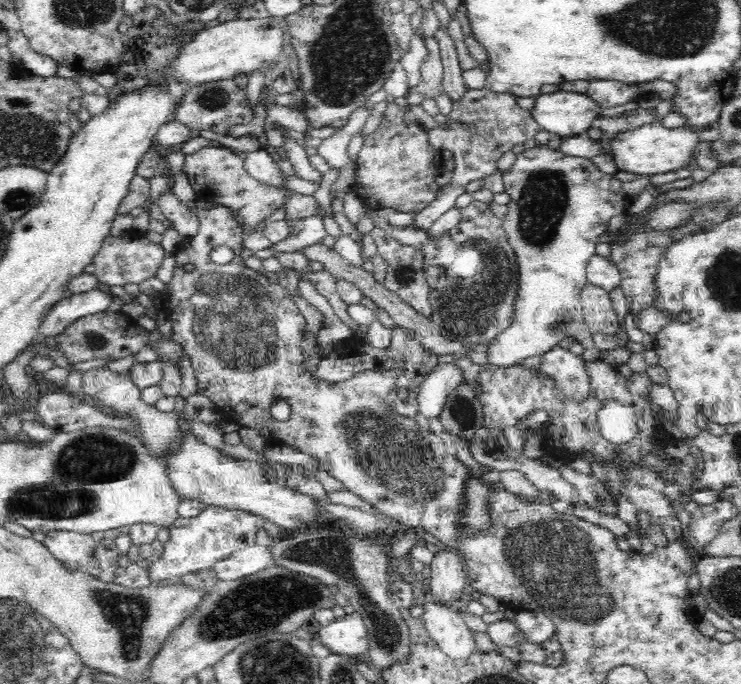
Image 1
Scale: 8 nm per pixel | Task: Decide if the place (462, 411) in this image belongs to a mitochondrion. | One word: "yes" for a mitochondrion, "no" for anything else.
yes

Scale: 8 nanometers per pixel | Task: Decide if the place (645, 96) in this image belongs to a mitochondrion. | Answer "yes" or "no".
no

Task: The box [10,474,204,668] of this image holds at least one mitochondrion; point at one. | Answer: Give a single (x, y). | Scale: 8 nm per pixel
(127, 614)

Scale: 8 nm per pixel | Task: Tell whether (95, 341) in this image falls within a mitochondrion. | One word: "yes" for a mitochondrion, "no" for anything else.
yes

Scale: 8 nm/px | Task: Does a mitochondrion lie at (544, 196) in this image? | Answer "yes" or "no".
yes

